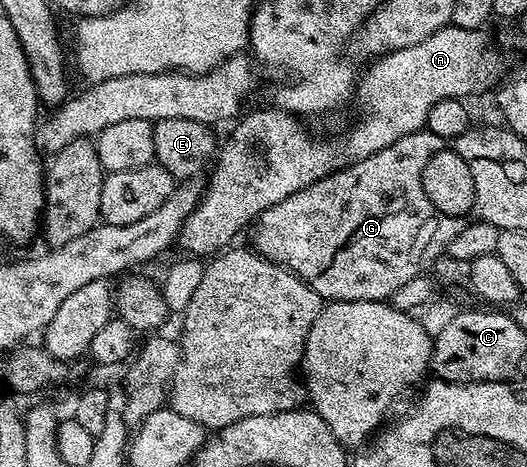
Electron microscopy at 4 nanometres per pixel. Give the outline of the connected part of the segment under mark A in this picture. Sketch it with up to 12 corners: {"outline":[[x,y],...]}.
{"outline":[[448,26],[372,59],[328,140],[278,106],[220,145],[179,231],[224,251],[277,202],[490,93],[503,60]]}

